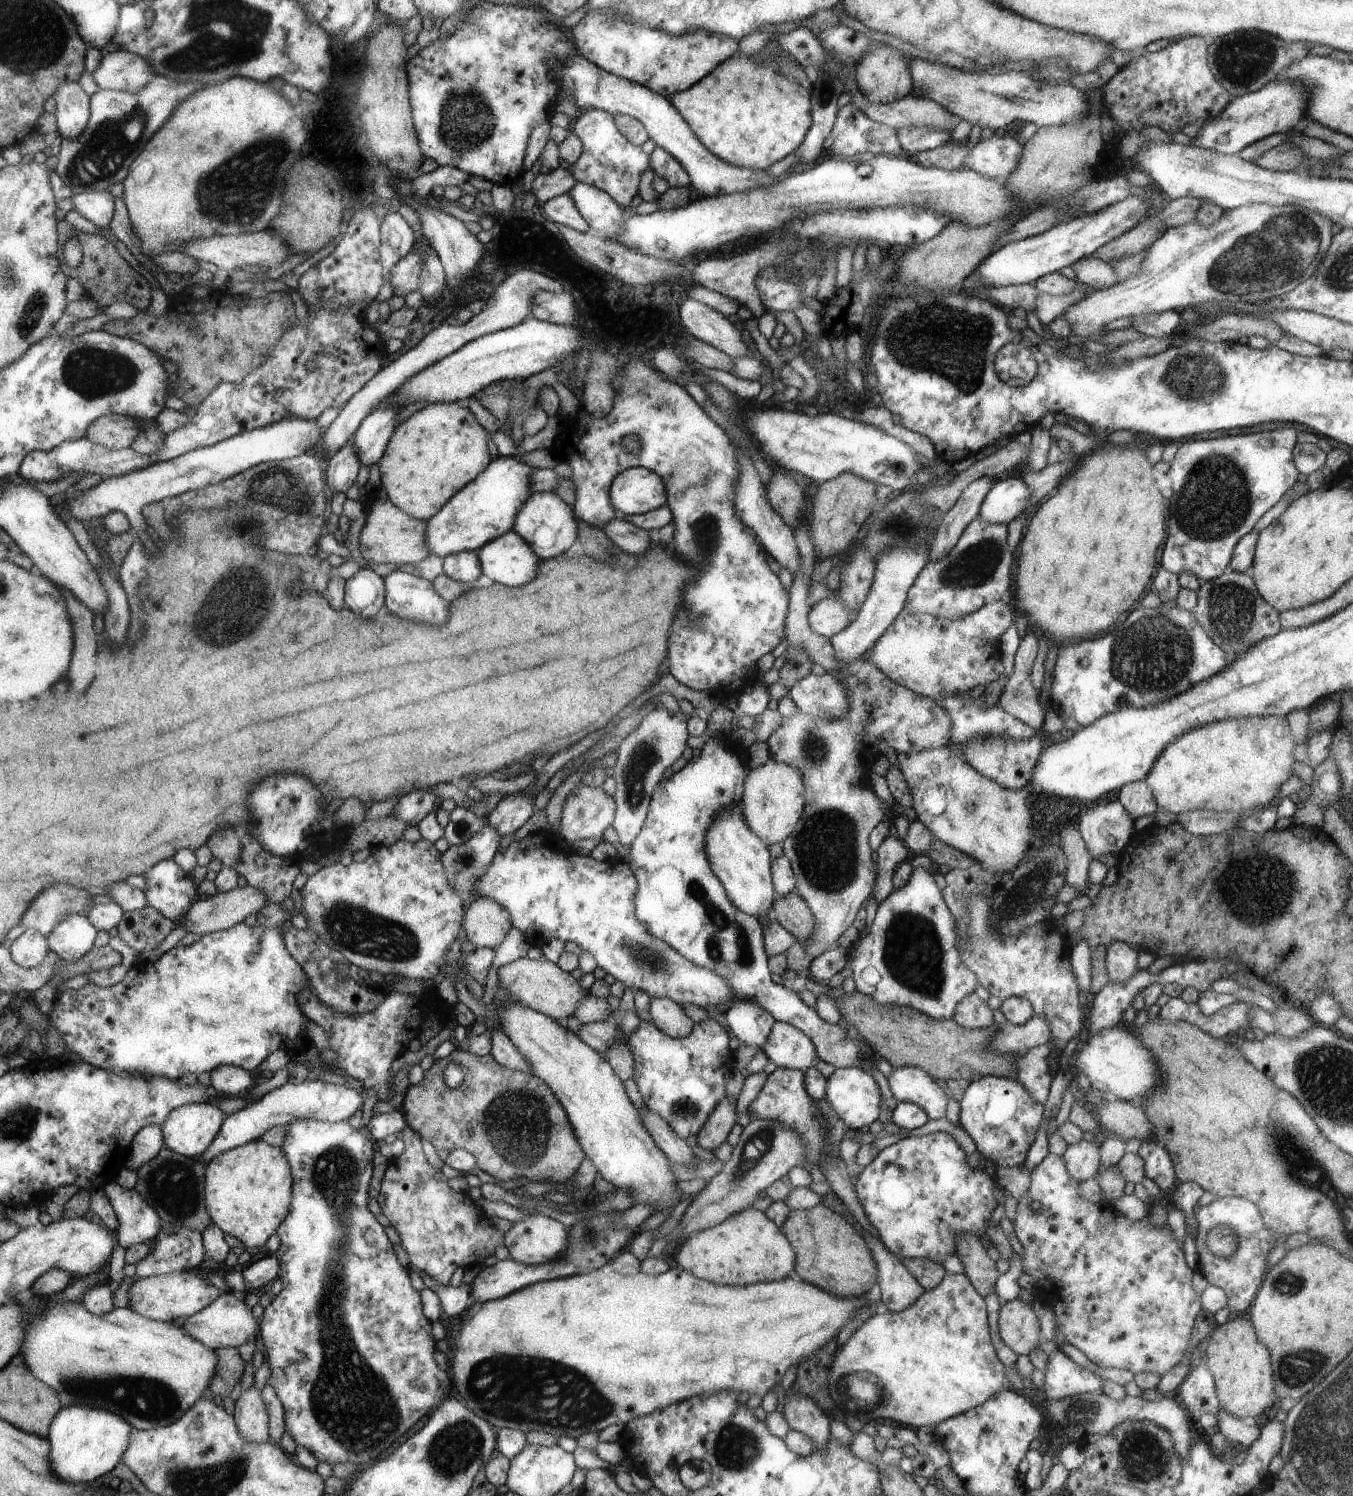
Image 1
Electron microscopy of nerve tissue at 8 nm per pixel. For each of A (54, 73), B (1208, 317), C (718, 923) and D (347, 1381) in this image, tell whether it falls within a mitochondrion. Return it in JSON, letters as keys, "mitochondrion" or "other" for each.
{"A":"other","B":"other","C":"mitochondrion","D":"mitochondrion"}

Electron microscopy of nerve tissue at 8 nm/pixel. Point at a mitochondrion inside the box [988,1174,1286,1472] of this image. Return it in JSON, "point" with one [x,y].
{"point":[1080,1410]}

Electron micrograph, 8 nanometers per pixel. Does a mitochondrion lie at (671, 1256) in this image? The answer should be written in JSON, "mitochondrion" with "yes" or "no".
{"mitochondrion":"no"}

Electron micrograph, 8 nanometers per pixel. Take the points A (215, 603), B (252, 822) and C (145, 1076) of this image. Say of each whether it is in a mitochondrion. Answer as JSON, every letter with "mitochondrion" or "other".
{"A":"mitochondrion","B":"other","C":"other"}

